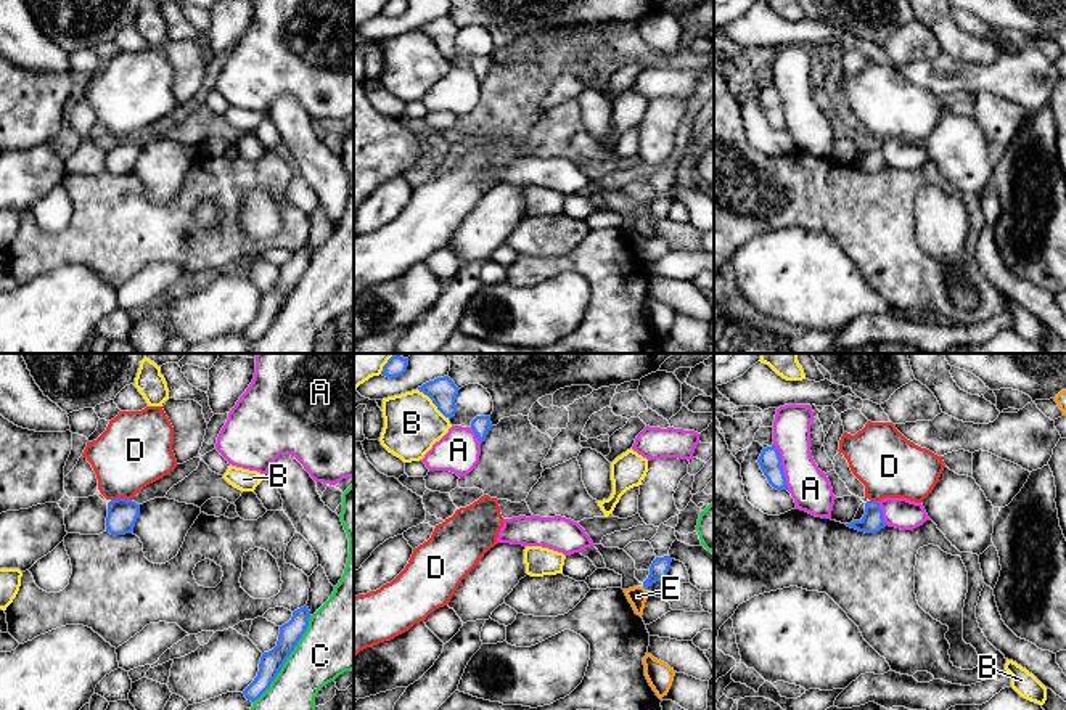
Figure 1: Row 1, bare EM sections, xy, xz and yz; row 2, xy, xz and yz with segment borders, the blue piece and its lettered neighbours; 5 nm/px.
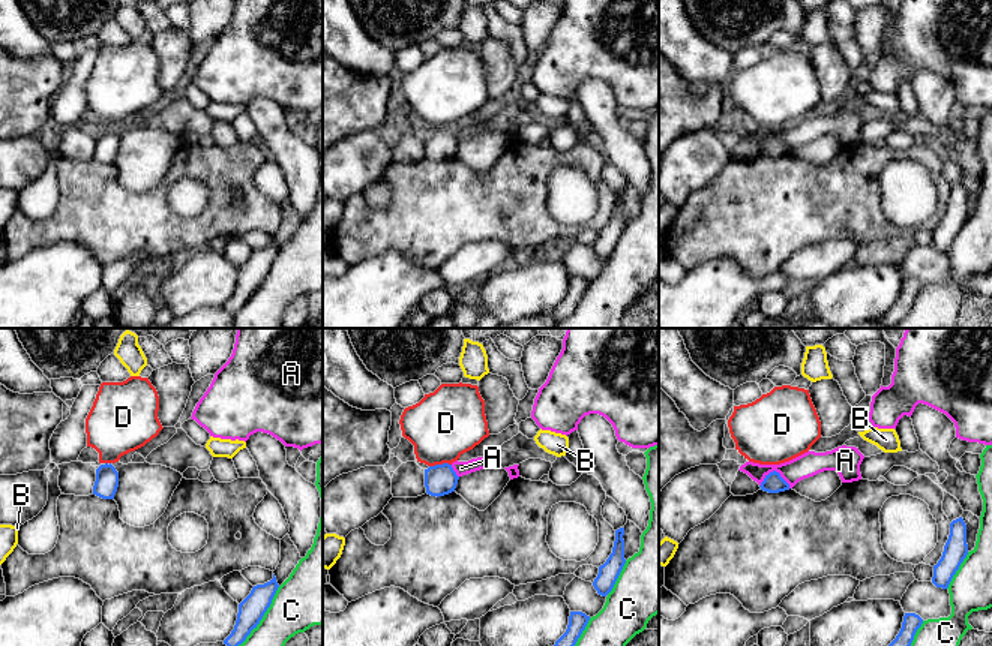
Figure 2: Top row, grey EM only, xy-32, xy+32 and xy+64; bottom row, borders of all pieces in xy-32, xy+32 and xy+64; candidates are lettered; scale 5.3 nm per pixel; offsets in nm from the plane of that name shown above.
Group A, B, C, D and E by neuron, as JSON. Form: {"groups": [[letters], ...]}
{"groups": [["A"], ["B"], ["C"], ["D"], ["E"]]}

